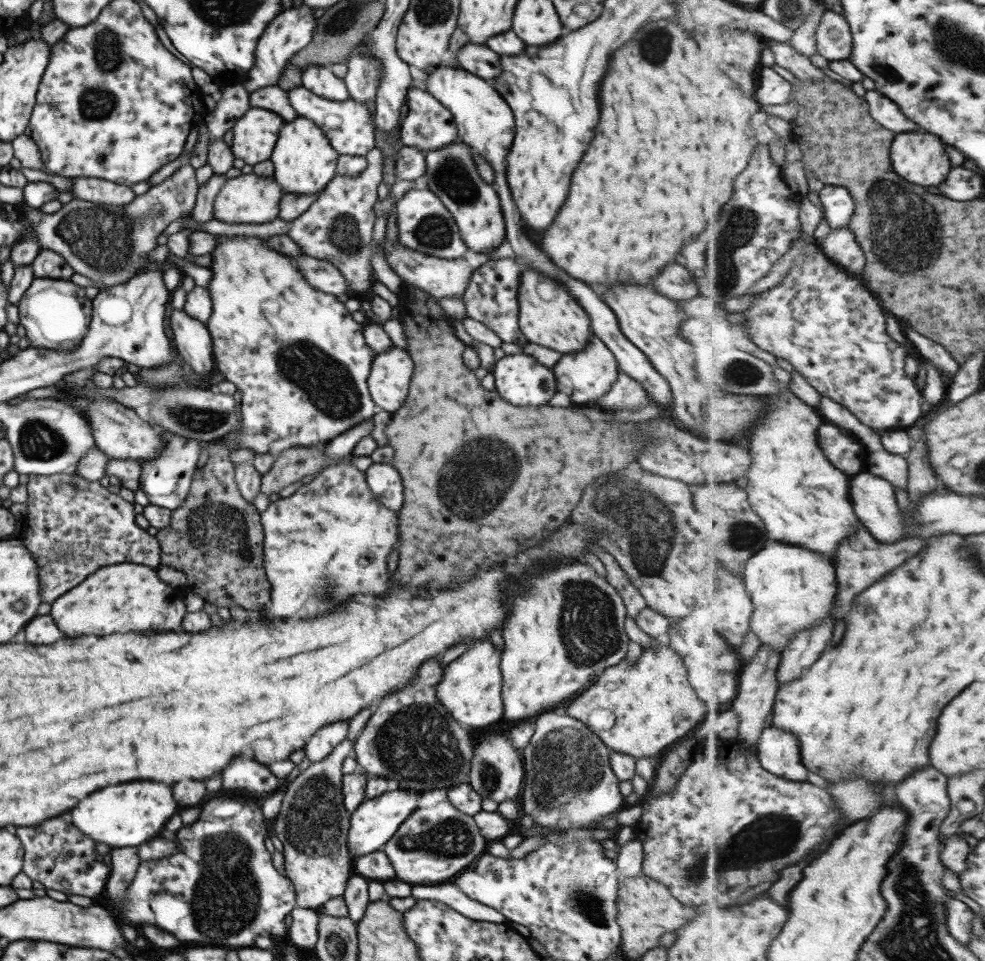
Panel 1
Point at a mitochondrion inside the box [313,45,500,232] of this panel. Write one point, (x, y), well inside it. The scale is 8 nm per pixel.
(452, 176)

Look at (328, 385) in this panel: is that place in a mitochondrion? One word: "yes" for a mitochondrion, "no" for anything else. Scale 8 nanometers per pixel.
yes

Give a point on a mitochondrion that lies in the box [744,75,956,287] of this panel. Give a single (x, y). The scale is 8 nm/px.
(905, 236)

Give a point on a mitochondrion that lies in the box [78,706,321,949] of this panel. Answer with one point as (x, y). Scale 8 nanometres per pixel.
(226, 896)

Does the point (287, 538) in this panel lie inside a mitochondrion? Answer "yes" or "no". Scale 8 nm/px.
no

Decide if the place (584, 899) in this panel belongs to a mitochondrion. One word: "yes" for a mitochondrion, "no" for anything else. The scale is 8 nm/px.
yes

